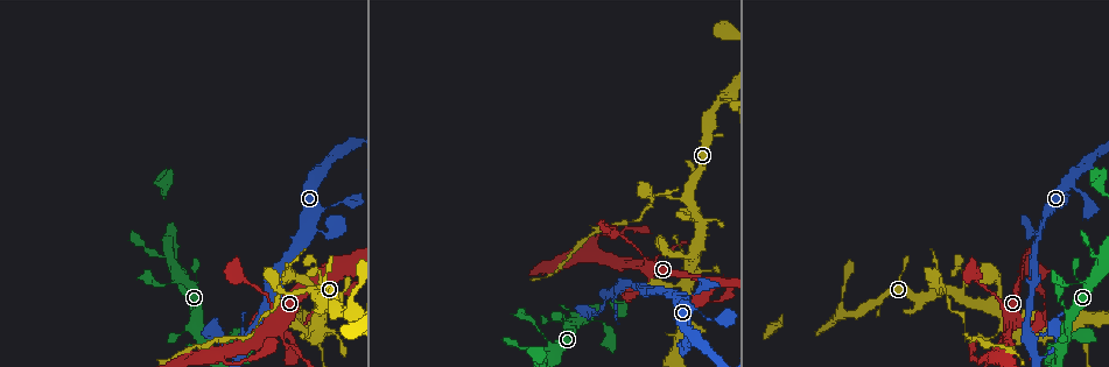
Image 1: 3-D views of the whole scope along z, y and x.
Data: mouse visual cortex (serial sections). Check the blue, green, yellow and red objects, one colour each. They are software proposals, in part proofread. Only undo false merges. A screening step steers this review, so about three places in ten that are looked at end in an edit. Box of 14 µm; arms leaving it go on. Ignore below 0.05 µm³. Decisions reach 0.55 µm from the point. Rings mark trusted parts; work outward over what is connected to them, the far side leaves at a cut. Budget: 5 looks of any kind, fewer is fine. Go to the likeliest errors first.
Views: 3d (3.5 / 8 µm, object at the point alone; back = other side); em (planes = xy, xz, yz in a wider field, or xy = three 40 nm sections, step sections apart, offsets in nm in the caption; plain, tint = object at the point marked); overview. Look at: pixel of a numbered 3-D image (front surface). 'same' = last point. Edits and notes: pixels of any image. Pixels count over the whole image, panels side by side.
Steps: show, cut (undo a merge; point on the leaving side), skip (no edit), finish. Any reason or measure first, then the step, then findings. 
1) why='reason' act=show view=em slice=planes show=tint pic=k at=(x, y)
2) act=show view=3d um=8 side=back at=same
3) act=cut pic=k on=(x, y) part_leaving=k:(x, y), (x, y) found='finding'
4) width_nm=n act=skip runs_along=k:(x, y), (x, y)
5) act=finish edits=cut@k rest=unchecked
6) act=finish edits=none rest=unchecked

why='branch point' act=show view=3d um=3.5 pic=1 at=(277, 285)

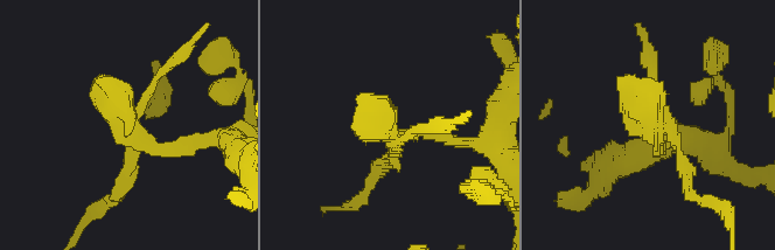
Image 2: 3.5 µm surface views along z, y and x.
why='now the EM' act=show view=em slice=xy step=5 show=tint pic=2 at=(390, 137)

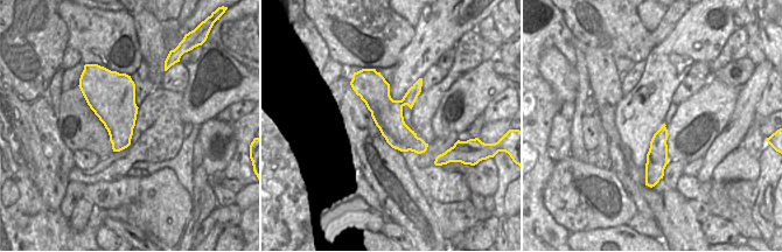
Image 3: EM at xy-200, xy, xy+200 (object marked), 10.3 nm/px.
act=cut pic=2 on=(688, 174) part_leaving=2:(665, 130), (689, 191), (721, 209) found='two cells meet here'

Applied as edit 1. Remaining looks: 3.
act=show view=overview

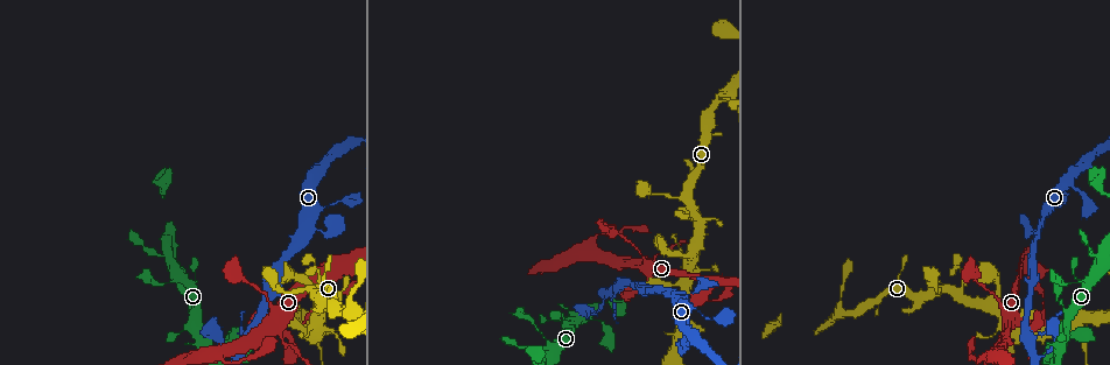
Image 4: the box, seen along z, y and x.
why='a fork' act=show view=3d um=3.5 side=back pic=4 at=(1037, 228)

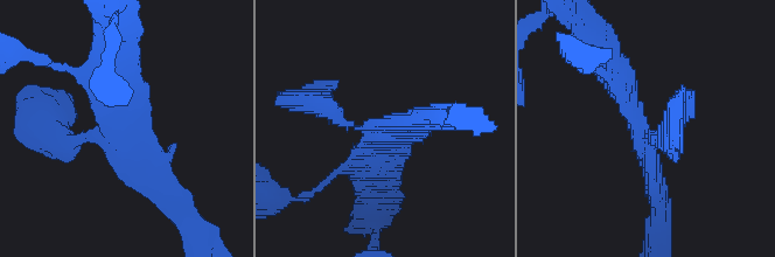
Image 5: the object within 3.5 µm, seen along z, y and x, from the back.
why='shape alone is not enough' act=show view=em slice=planes show=tint pic=5 at=(638, 129)

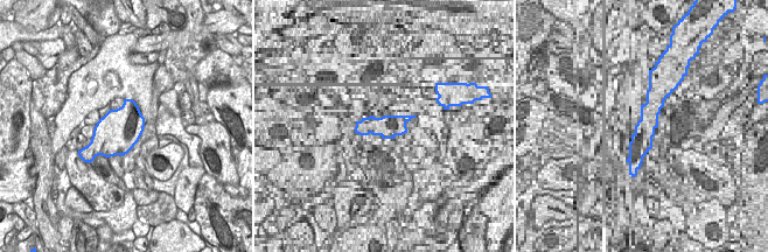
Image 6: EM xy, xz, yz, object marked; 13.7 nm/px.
act=skip runs_along=5:(112, 58), (116, 130), (162, 190) found='one cell here'

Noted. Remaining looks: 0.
act=finish edits=cut@2 rest=unchecked

